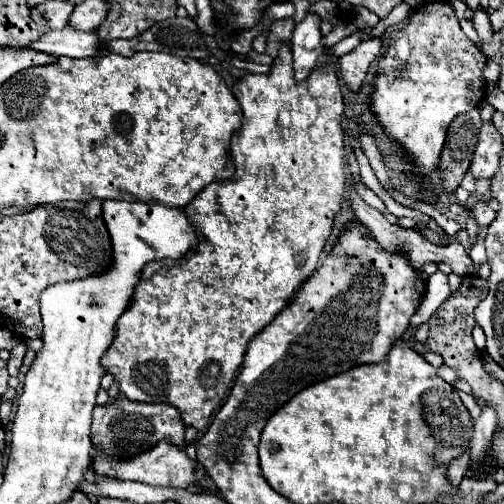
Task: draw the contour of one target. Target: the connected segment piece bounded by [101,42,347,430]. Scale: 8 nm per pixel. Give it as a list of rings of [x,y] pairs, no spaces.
[[[283,42],[279,56],[273,60],[271,70],[267,74],[247,74],[239,78],[233,84],[233,94],[243,110],[243,124],[241,130],[231,140],[231,152],[235,160],[235,174],[229,182],[215,182],[203,188],[191,204],[183,208],[187,220],[193,224],[197,234],[197,246],[193,246],[181,260],[155,260],[145,264],[143,274],[139,278],[139,284],[135,286],[135,292],[131,296],[131,302],[127,310],[121,314],[117,322],[117,334],[105,356],[101,358],[101,366],[107,374],[113,374],[115,384],[119,390],[137,402],[169,402],[173,404],[185,422],[185,426],[193,426],[197,430],[207,428],[211,414],[223,400],[227,398],[247,352],[249,342],[267,326],[273,322],[273,318],[289,304],[289,300],[295,296],[295,292],[301,288],[301,284],[313,274],[313,270],[319,264],[319,256],[323,252],[323,246],[331,234],[335,214],[341,210],[341,200],[345,196],[345,128],[343,128],[343,116],[345,116],[345,104],[343,104],[343,92],[337,76],[337,66],[329,62],[323,68],[315,68],[303,82],[297,82],[293,76],[293,58],[291,58],[291,44]]]

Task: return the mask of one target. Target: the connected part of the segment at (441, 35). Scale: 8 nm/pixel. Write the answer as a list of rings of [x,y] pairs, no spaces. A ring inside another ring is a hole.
[[[447,2],[421,4],[413,10],[407,28],[391,34],[389,48],[371,82],[369,110],[383,132],[401,146],[411,166],[409,176],[433,174],[451,120],[483,102],[483,66],[485,56],[465,36]]]

